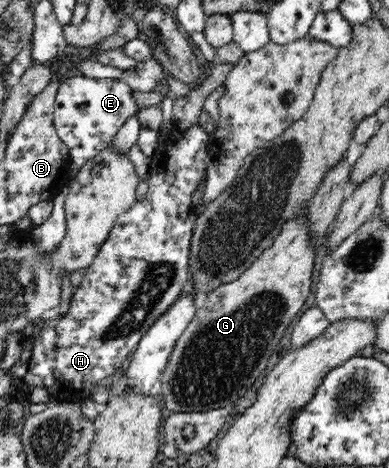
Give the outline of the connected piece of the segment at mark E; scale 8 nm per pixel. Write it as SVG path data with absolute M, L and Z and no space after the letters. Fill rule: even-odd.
M72 75L62 80L55 96L53 124L60 140L69 148L71 176L84 166L84 162L104 150L126 120L139 110L131 86L121 78L94 79Z

